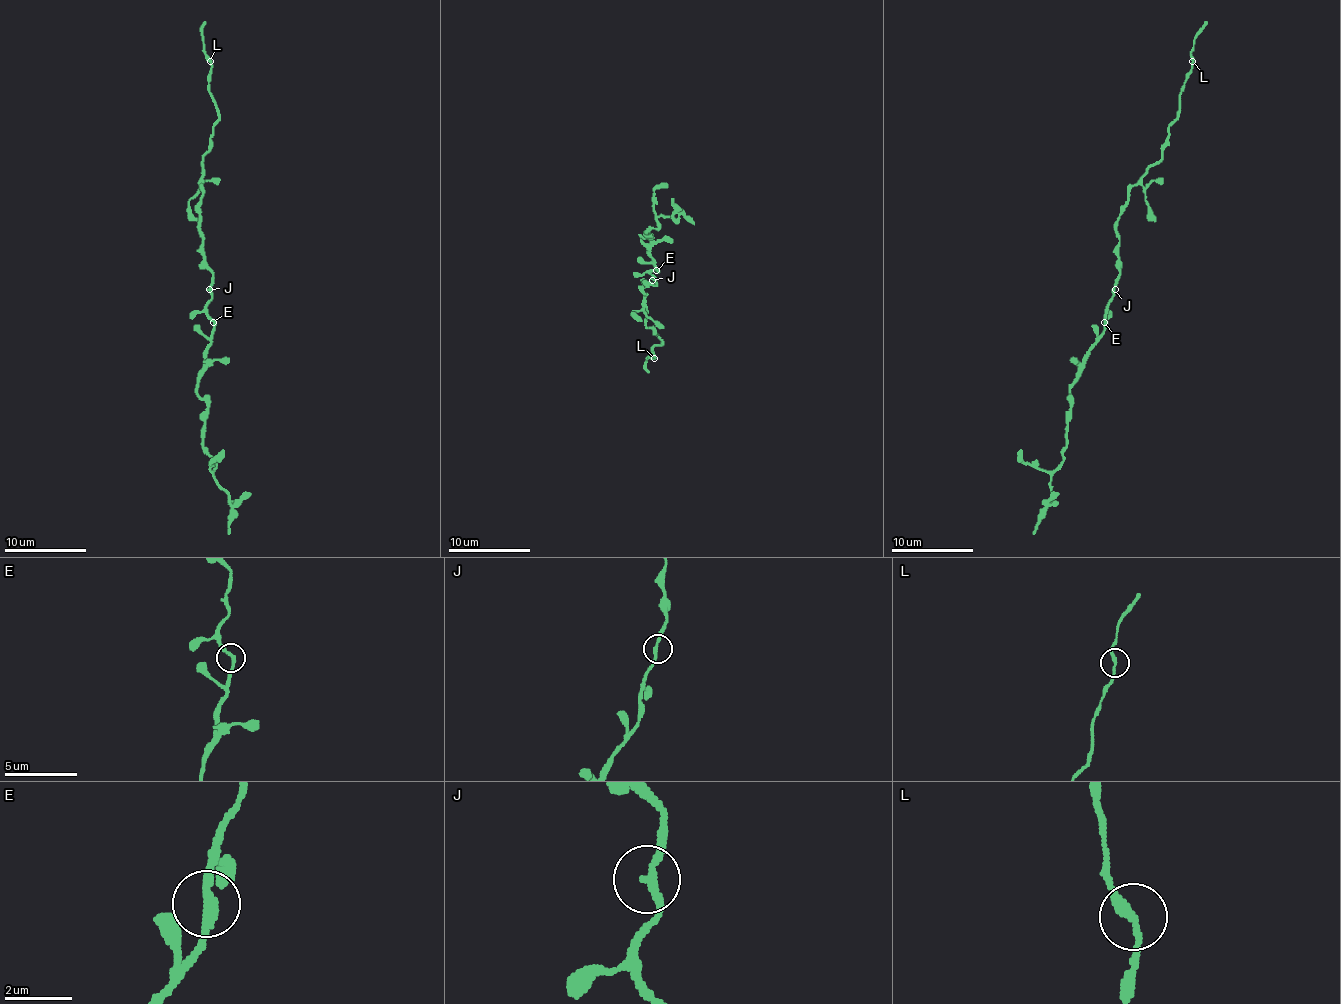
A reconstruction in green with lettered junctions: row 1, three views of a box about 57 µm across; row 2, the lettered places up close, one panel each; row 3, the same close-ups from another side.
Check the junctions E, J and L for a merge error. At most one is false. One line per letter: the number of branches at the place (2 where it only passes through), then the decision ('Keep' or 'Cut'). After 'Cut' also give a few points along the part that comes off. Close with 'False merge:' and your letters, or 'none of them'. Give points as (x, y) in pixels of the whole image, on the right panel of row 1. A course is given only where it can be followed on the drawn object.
E: Branches: 2. Keep
J: Branches: 2. Keep
L: Branches: 2. Keep
False merge: none of them

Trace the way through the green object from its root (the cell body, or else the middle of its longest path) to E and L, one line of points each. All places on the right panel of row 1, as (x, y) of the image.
E: (1119, 279), (1104, 322)
L: (1119, 279), (1117, 217), (1129, 191), (1147, 168), (1162, 158), (1168, 125), (1176, 117), (1178, 96), (1193, 61)

